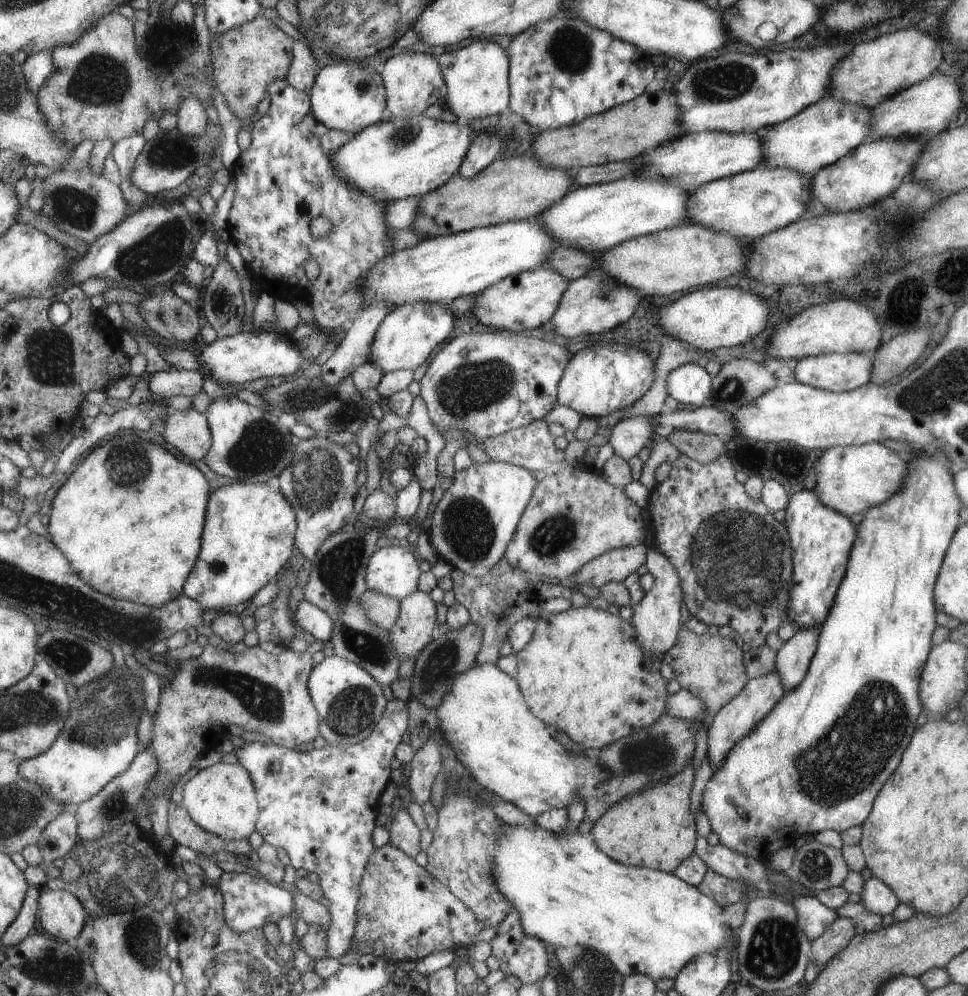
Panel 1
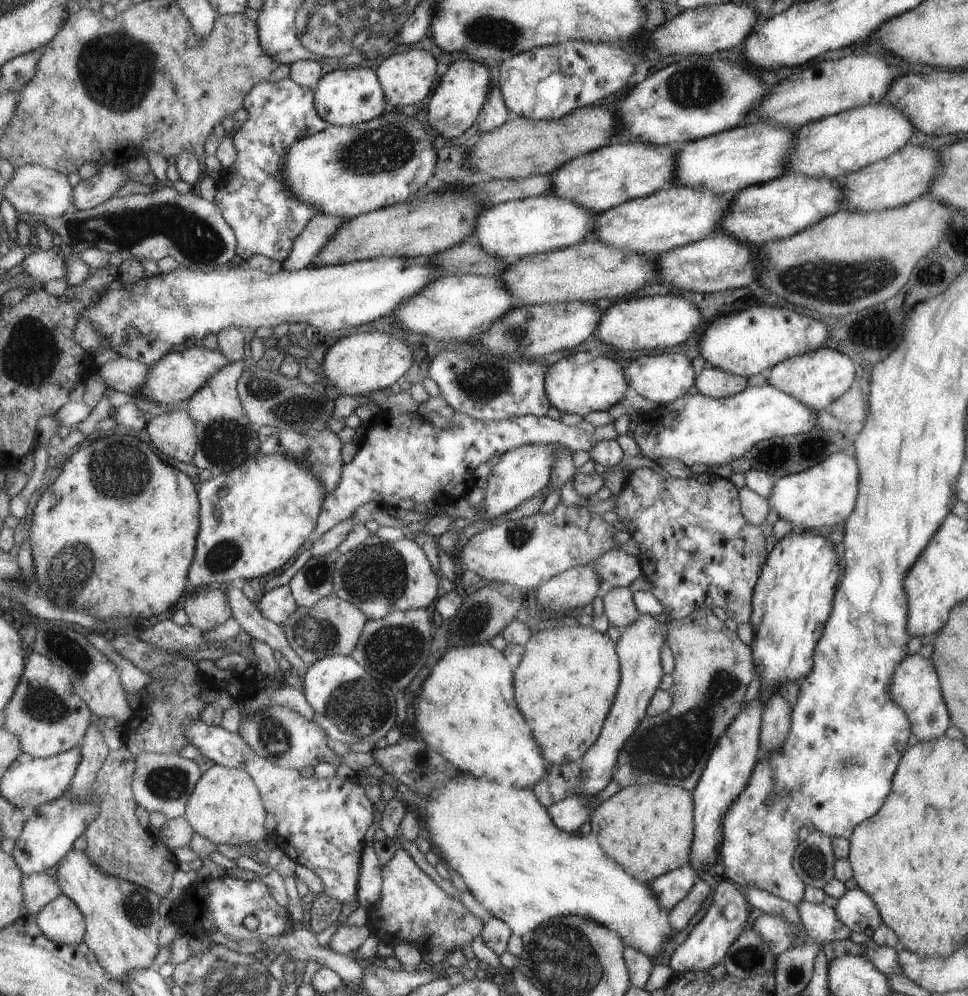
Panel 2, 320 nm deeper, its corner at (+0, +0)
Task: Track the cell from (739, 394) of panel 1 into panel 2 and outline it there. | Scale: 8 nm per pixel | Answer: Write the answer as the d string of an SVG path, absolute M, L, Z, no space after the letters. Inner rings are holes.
M705 366L696 375L694 385L703 396L712 399L735 395L748 386L746 378L711 366Z

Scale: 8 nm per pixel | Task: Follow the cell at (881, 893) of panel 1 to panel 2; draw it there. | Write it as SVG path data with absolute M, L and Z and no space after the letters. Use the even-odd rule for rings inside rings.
M859 888L846 890L836 900L833 910L850 932L862 932L868 937L882 923L877 905Z

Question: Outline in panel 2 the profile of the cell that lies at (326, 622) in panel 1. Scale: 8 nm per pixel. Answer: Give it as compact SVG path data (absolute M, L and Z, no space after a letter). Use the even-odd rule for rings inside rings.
M288 584L264 593L257 606L263 611L265 618L282 625L299 608Z

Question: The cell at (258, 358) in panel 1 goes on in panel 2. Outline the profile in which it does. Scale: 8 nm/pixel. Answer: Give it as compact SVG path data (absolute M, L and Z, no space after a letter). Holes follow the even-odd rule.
M200 343L182 352L167 353L154 367L150 367L147 380L142 386L142 394L155 404L176 407L183 400L189 401L216 372L228 364L227 357L219 347L216 350L209 350L203 348Z

